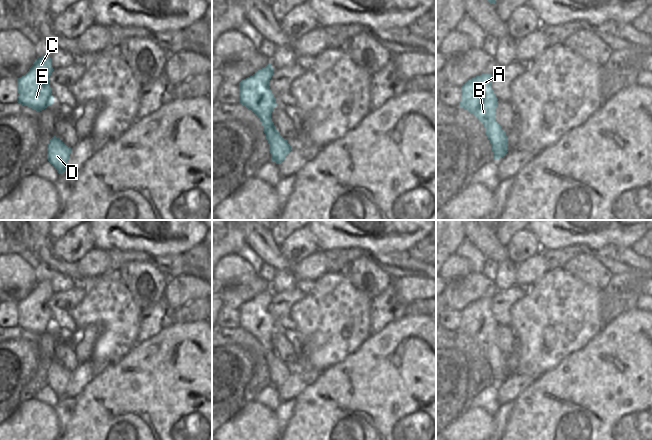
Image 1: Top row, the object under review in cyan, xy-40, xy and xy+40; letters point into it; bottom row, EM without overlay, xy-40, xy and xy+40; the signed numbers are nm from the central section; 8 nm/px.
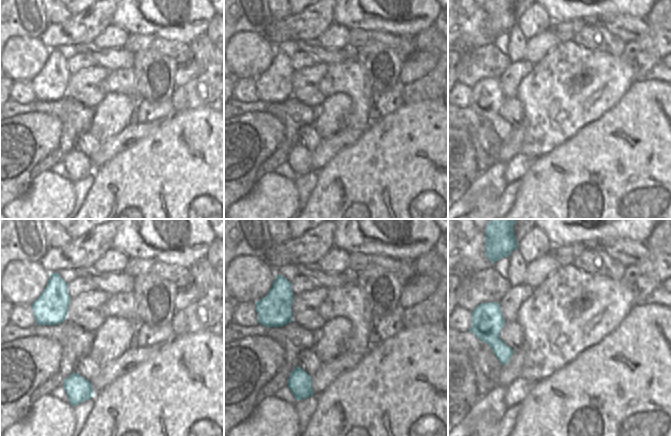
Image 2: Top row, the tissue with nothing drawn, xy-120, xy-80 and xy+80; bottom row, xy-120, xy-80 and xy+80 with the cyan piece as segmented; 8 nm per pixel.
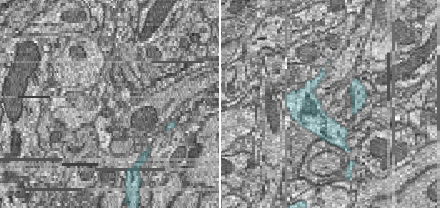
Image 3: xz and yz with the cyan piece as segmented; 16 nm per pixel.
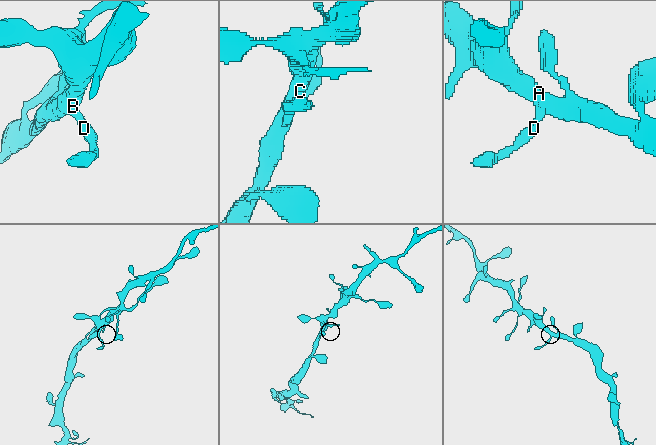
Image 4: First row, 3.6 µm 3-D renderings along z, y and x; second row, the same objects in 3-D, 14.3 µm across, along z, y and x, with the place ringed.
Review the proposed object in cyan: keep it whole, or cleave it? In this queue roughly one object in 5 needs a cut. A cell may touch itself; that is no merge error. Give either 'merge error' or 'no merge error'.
no merge error

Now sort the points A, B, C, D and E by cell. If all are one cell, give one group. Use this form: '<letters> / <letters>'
A B C D E

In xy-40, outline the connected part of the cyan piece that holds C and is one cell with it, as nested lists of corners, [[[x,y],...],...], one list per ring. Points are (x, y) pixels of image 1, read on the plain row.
[[[37,282],[29,295],[17,302],[17,326],[40,336],[53,328],[49,301],[53,295],[51,282]]]

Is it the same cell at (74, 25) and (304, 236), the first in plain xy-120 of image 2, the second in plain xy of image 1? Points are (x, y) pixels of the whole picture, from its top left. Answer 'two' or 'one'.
one

